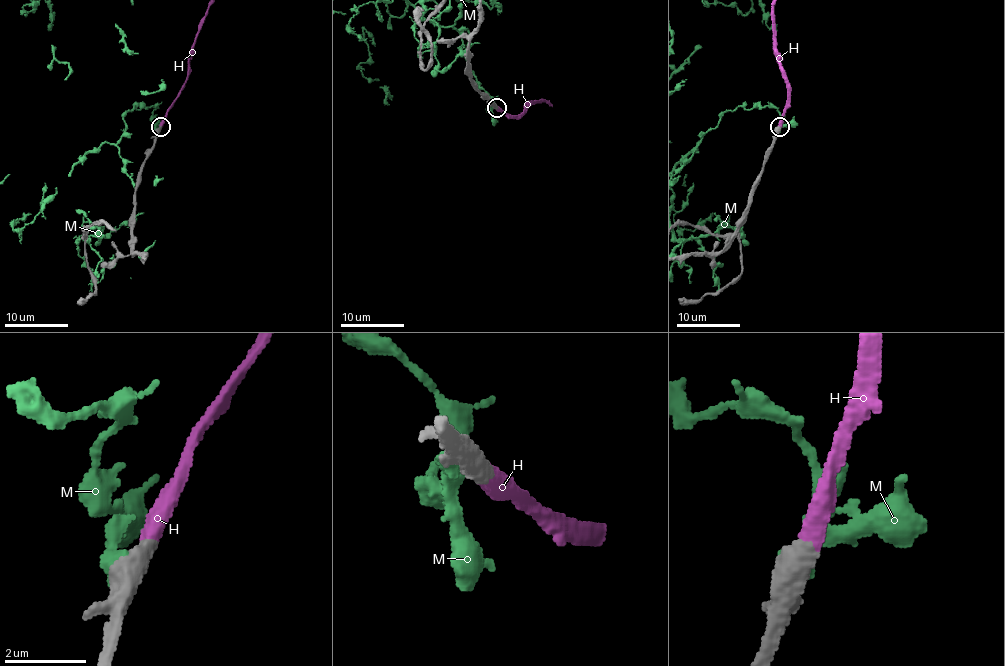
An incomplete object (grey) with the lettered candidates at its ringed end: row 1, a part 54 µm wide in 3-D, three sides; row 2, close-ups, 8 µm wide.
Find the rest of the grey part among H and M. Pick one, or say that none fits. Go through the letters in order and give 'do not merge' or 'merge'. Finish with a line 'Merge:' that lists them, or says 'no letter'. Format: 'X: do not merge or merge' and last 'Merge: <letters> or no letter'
H: merge
M: do not merge
Merge: H

